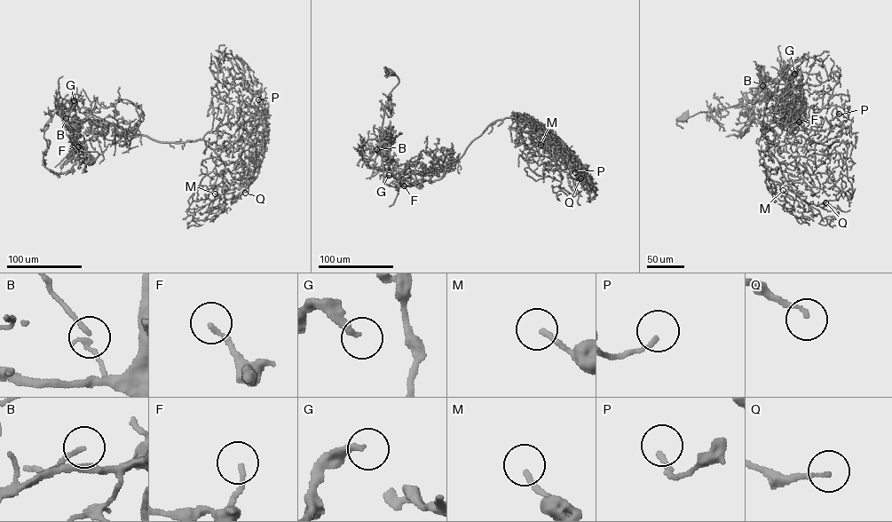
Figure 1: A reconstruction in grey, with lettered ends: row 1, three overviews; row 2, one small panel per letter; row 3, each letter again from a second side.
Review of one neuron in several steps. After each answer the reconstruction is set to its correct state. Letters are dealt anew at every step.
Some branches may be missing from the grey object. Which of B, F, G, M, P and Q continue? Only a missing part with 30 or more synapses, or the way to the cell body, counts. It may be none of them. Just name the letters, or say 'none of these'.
G

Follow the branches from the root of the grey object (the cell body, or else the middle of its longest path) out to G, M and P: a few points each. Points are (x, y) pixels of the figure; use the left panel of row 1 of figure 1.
G: (90, 162), (98, 153), (80, 150), (65, 132), (72, 123), (79, 132), (86, 117), (71, 103), (74, 100)
M: (90, 162), (98, 153), (79, 149), (63, 123), (202, 139), (224, 165), (215, 193)
P: (90, 162), (98, 153), (79, 149), (63, 123), (104, 120), (183, 142), (234, 123), (256, 90), (258, 99)

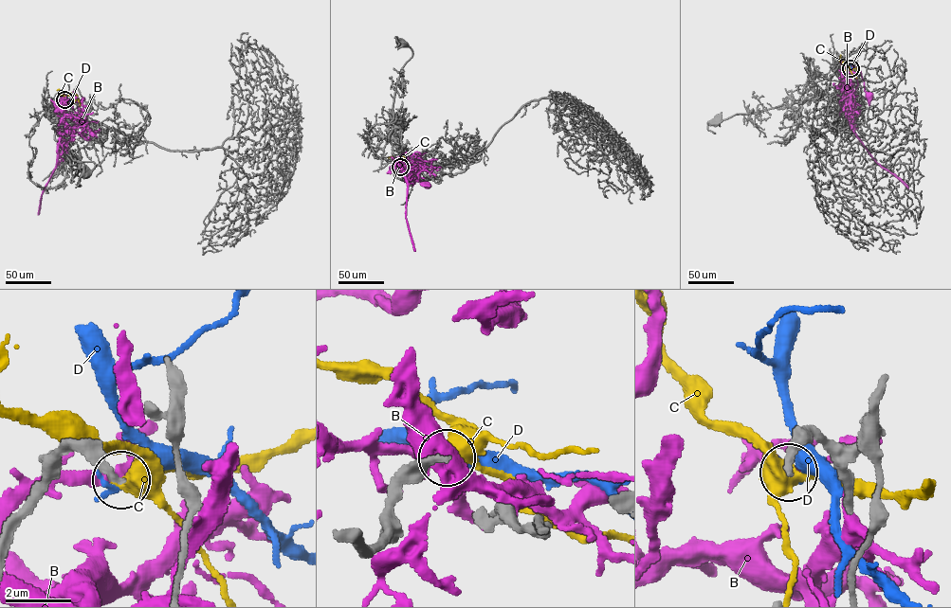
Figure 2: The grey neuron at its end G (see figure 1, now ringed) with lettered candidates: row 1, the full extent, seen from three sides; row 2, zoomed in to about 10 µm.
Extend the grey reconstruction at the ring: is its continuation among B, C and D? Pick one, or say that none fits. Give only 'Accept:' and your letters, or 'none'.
Accept: C

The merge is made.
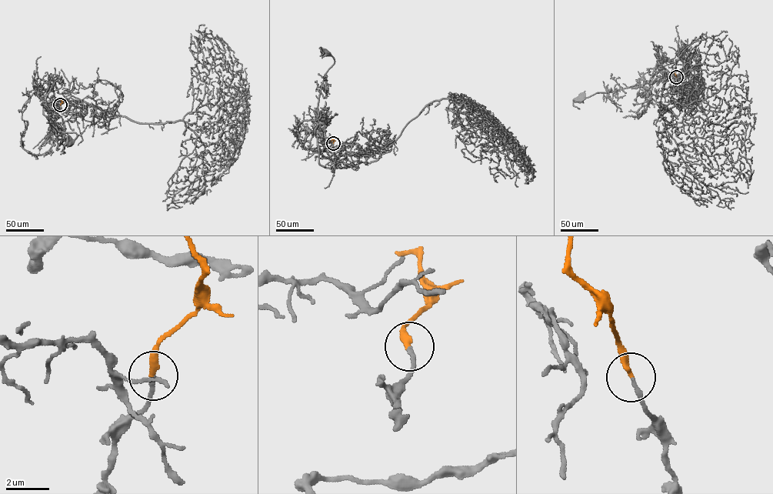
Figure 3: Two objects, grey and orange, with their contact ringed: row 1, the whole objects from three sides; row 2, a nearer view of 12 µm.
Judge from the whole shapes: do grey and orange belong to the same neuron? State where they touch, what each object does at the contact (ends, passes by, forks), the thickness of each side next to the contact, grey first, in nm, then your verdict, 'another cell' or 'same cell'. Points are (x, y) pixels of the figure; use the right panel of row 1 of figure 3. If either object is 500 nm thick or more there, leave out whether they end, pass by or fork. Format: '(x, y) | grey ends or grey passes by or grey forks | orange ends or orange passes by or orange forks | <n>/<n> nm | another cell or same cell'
(676, 77) | grey ends | orange ends | 170/240 nm | same cell

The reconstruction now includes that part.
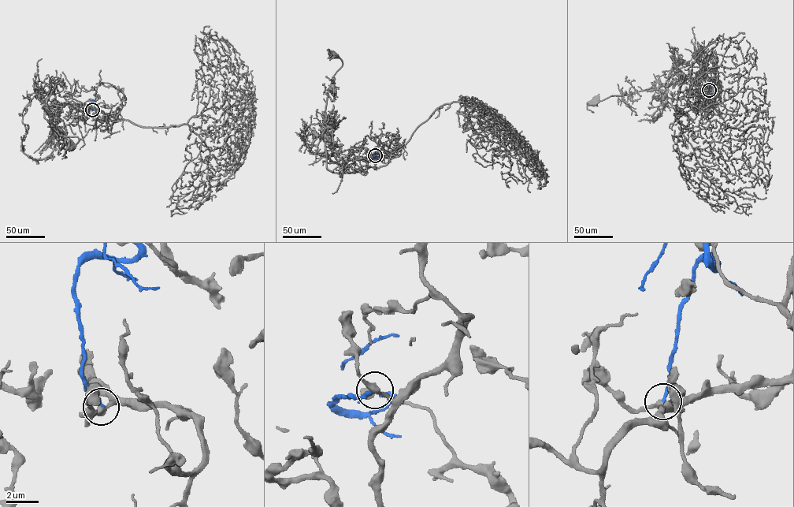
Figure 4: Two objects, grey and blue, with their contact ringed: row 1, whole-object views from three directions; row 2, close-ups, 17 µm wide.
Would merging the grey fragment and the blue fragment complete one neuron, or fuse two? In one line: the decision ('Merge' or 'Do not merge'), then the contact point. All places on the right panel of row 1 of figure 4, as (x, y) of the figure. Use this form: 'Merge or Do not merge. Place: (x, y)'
Do not merge. Place: (709, 90)

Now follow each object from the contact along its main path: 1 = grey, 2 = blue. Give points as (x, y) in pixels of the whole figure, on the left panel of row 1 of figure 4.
1: (92, 109), (90, 106), (80, 104), (42, 107), (46, 113), (45, 118), (59, 135), (78, 138), (70, 147)
2: (92, 109), (93, 100), (95, 104)

